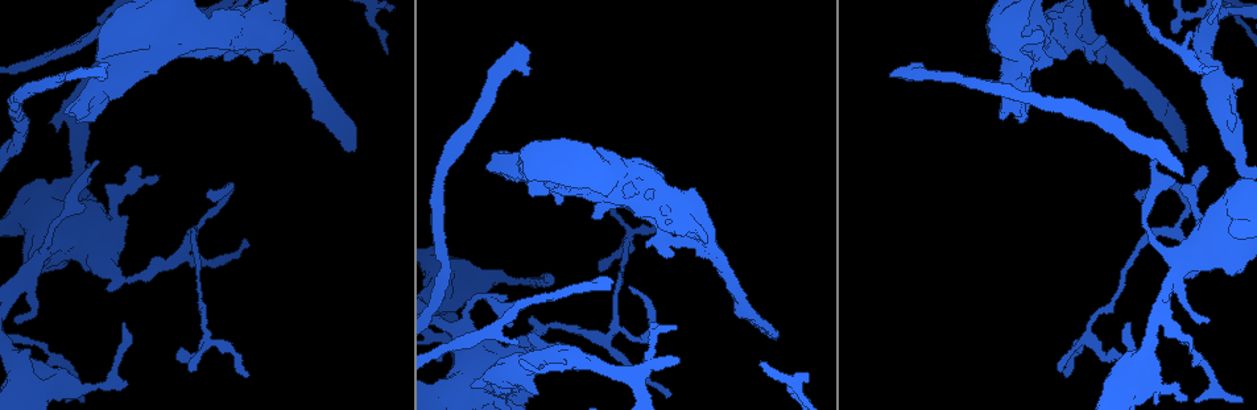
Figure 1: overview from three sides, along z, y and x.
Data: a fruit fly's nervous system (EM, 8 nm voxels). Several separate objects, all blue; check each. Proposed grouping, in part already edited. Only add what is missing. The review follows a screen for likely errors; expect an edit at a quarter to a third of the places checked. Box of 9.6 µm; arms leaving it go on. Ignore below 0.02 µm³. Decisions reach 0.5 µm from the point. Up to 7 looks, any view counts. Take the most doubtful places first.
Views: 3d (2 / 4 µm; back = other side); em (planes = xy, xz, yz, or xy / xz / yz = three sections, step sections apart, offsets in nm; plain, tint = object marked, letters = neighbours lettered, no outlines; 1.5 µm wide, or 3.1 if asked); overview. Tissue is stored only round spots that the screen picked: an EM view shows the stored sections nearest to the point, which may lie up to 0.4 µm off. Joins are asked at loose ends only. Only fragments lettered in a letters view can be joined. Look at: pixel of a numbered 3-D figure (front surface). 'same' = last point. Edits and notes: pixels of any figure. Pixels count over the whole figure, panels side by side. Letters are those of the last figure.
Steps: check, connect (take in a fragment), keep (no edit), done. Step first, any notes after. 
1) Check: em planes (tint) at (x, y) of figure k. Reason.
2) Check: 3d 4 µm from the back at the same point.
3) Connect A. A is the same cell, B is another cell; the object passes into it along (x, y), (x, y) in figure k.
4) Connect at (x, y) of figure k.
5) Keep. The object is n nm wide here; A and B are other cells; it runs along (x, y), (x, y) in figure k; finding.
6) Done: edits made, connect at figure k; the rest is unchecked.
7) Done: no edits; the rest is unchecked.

Check: em planes (letters) at (514, 43) of figure 1. Branch stops here.

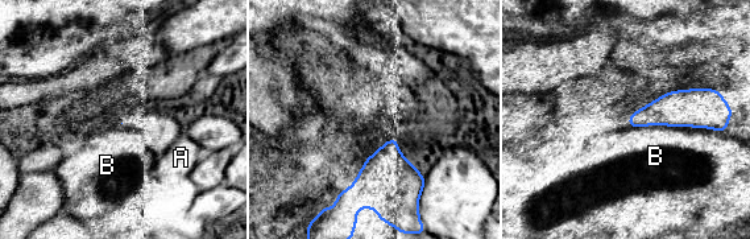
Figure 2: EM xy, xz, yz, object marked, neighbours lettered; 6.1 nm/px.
Keep. A and B are other cells; a border runs along (675, 127), (641, 126), (638, 128) in figure 2; none of them fits.

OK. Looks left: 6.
Check: 3d 4 µm at (93, 197) of figure 1. Free end.

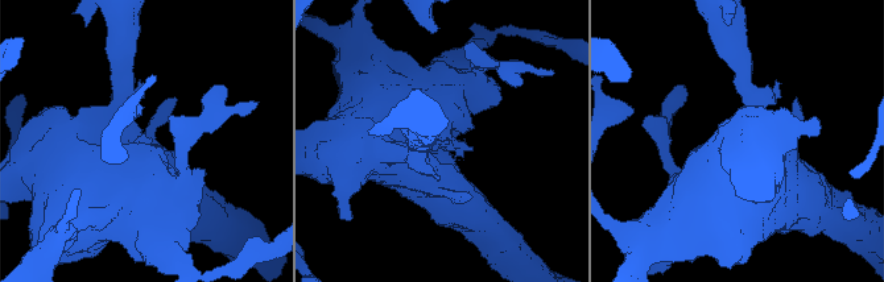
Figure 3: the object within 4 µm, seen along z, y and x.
Check: em yz step 8 (letters) at (146, 137) of figure 3. Shape alone is not enough.

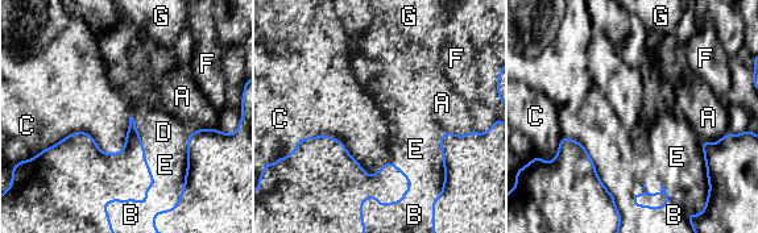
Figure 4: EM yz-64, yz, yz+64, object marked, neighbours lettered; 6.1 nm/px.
Check: em planes (letters) at the same point.

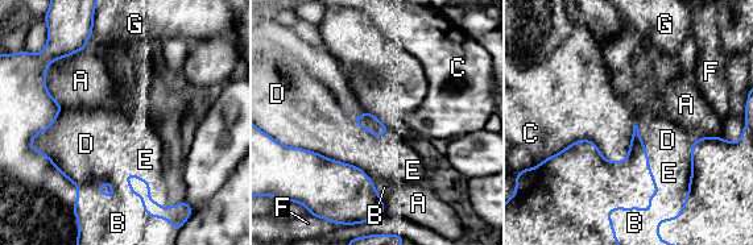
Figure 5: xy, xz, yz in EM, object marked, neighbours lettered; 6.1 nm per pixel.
Keep. A, B, C, D, E, F and G are other cells; a border runs along (289, 145), (318, 152), (365, 171) in figure 5; none of them fits.

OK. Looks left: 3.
Check: 3d 4 µm at (248, 375) of figure 1.

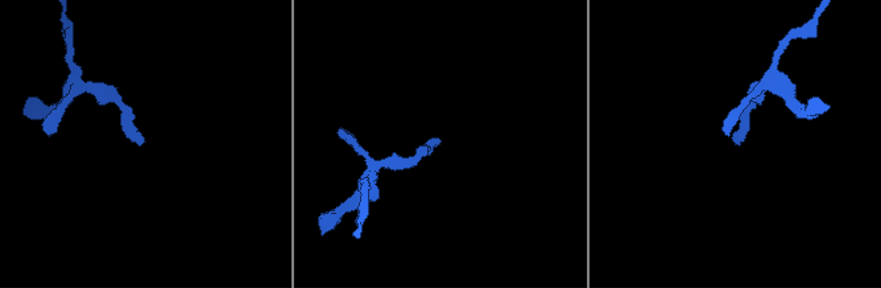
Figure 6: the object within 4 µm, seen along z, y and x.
Check: em yz step 4 (tint) at (141, 140) of figure 6. Now the EM.

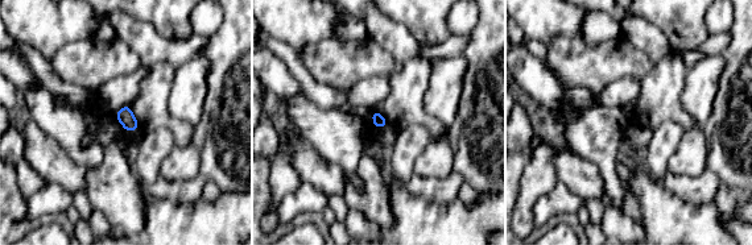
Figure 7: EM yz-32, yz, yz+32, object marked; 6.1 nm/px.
Check: em planes (letters) at the same point.

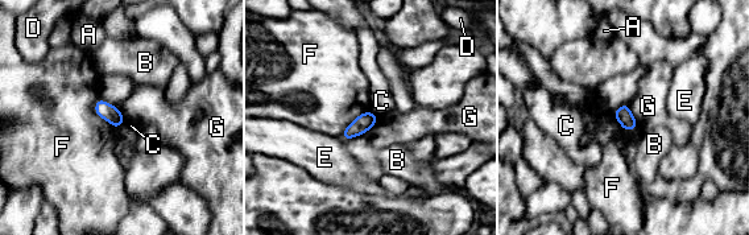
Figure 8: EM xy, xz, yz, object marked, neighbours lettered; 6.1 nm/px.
Keep. The object is 100 nm wide here; A, B, C, D, E, F and G are other cells; a border runs along (99, 98), (95, 112), (116, 128) in figure 8; none of them fits.

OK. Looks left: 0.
Done: no edits; the rest is unchecked.

